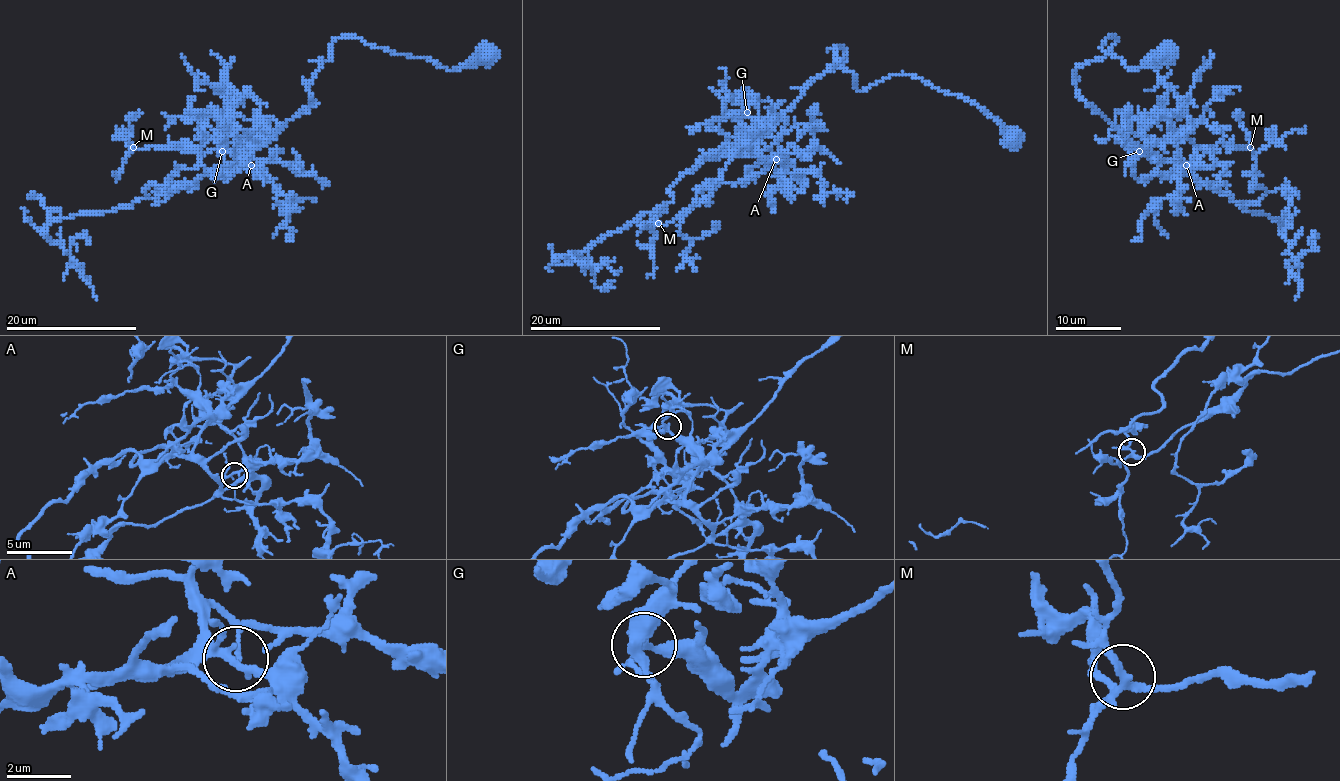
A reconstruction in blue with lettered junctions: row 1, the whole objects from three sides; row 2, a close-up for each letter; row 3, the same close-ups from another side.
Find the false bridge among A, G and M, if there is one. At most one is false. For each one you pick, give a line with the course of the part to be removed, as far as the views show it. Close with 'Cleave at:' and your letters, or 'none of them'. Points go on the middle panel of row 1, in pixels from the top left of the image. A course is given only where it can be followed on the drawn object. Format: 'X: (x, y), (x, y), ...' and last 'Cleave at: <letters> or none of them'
G: (746, 111), (746, 103), (767, 102), (776, 105), (759, 121), (748, 115), (728, 115), (708, 120), (690, 133)
Cleave at: G

